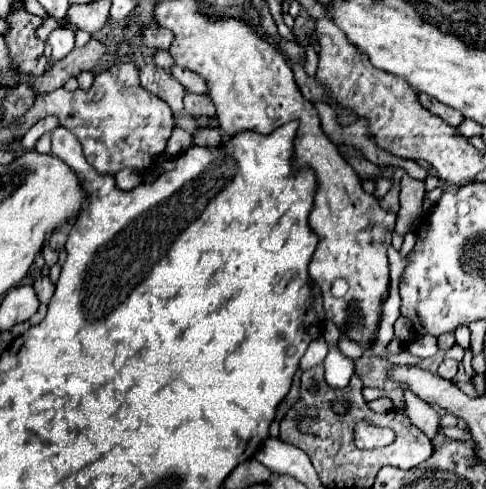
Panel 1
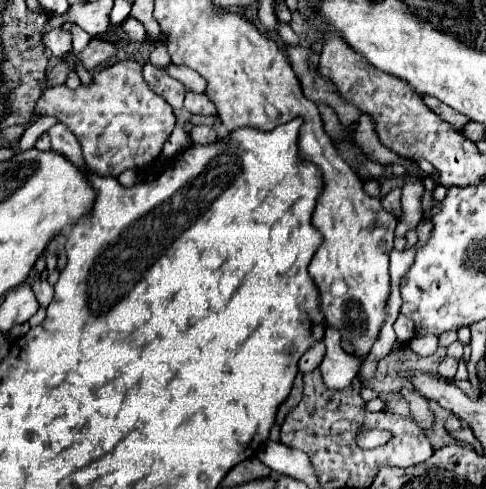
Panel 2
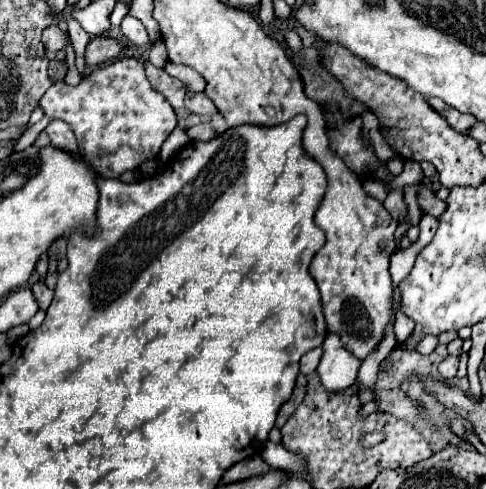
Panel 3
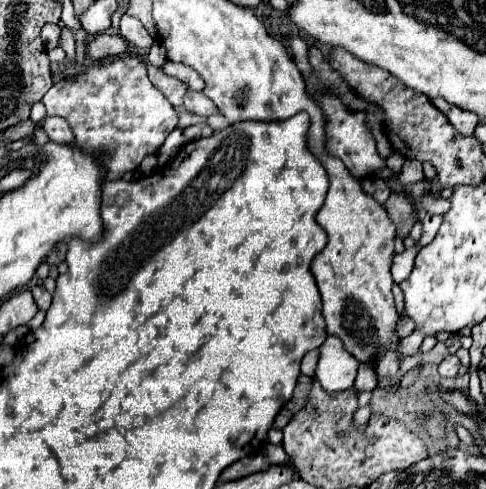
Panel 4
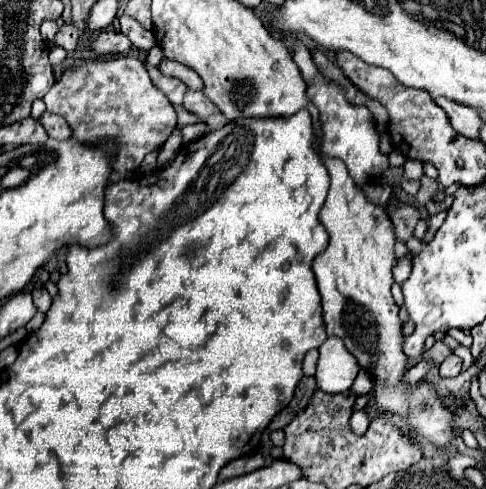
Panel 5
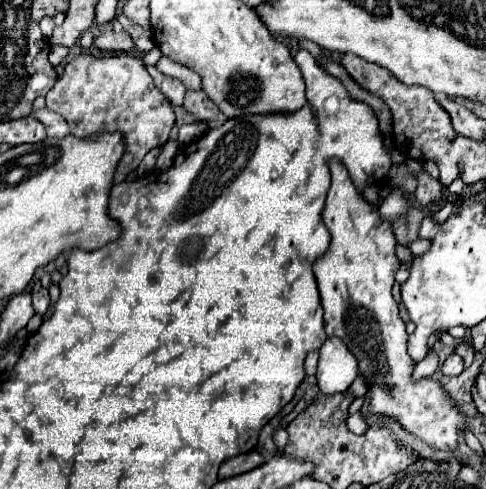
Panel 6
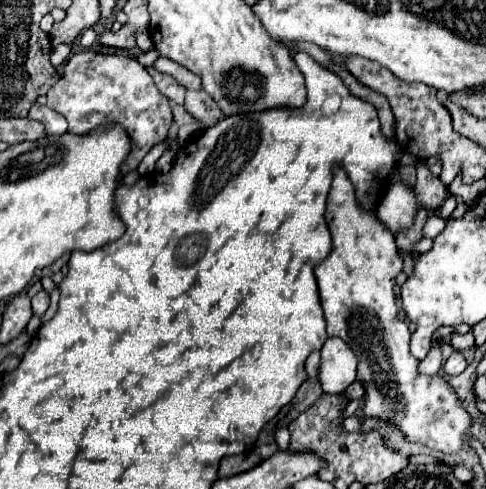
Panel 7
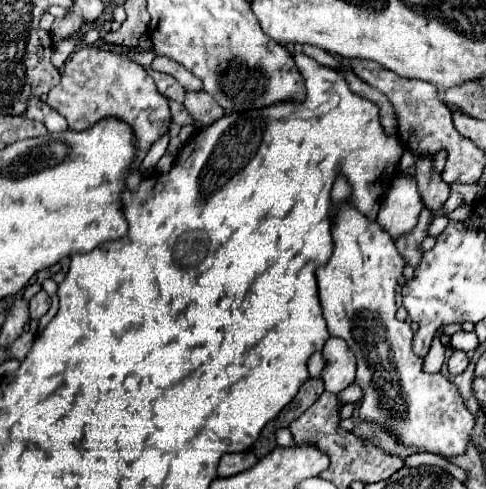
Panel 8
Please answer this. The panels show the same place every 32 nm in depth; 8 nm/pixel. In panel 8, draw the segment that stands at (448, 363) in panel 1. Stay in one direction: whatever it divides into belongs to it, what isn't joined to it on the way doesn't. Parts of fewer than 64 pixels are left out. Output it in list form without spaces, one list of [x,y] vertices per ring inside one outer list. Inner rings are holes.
[[[454,350],[454,354],[450,356],[446,368],[448,368],[450,374],[462,374],[462,372],[466,370],[466,366],[468,366],[468,356],[466,356],[466,352],[464,352],[464,350]]]

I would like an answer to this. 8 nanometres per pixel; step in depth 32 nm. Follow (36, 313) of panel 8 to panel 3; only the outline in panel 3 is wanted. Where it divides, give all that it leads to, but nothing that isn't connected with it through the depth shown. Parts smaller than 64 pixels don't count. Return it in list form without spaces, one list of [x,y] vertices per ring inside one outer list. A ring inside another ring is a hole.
[[[44,282],[34,284],[34,286],[32,286],[32,292],[34,292],[34,298],[36,298],[38,306],[40,306],[42,310],[46,310],[46,308],[50,306],[50,302],[52,302],[52,292],[44,286]]]

